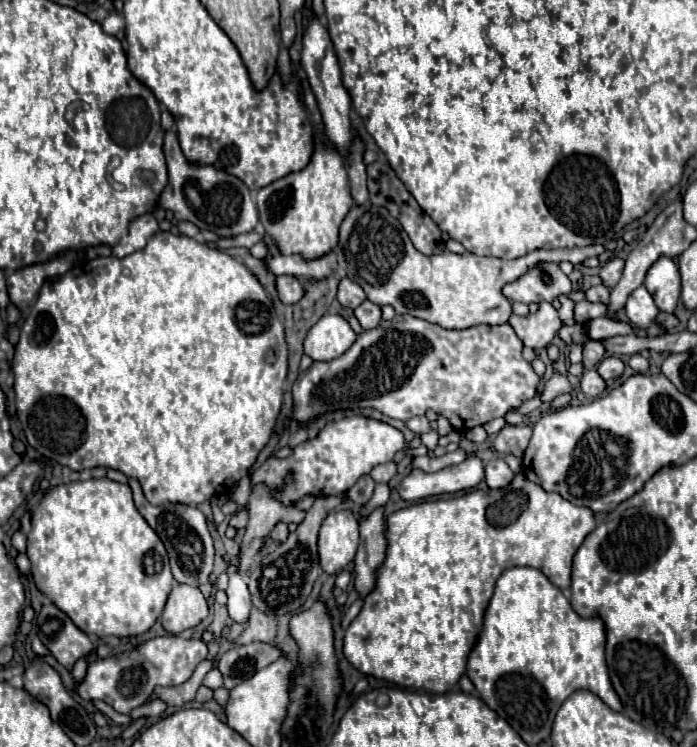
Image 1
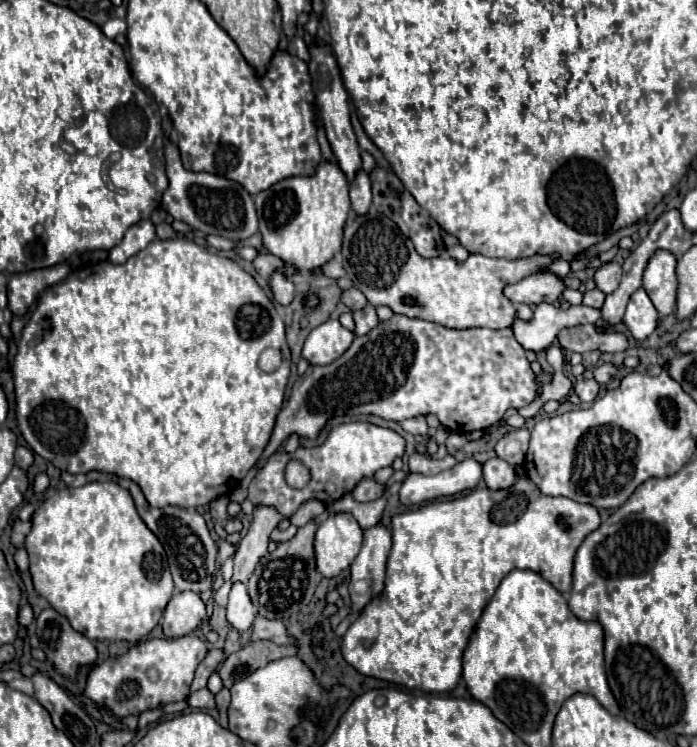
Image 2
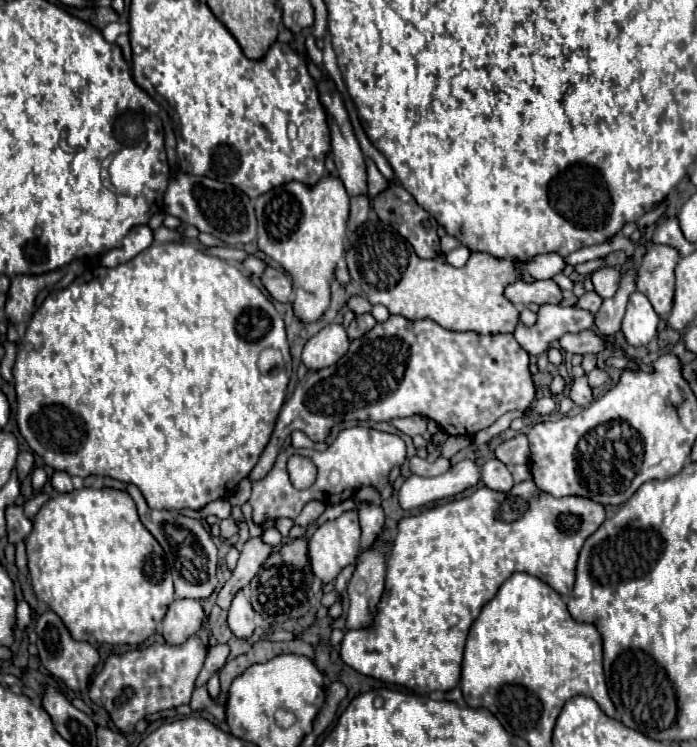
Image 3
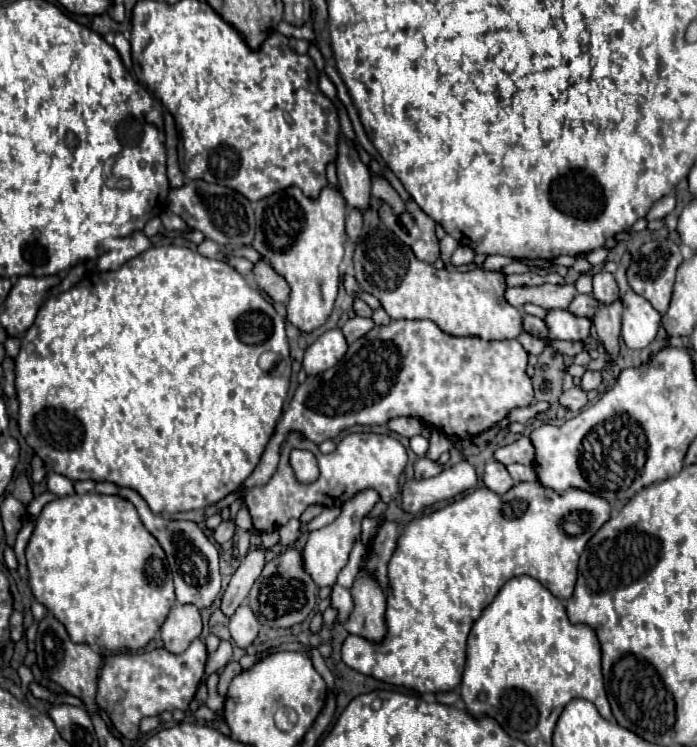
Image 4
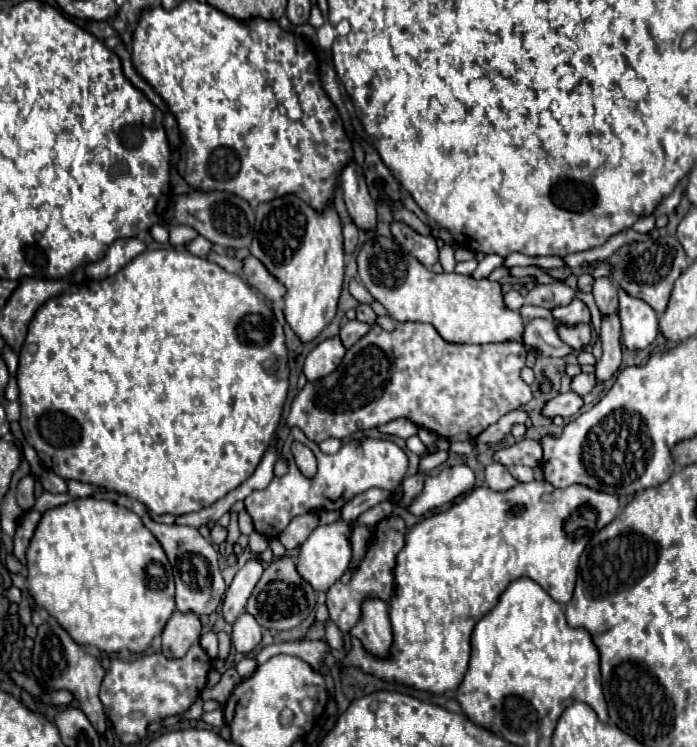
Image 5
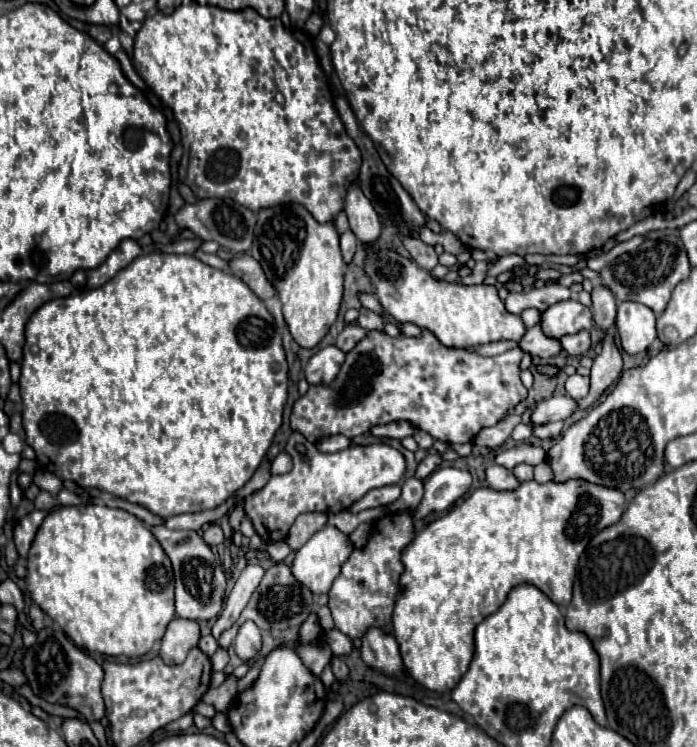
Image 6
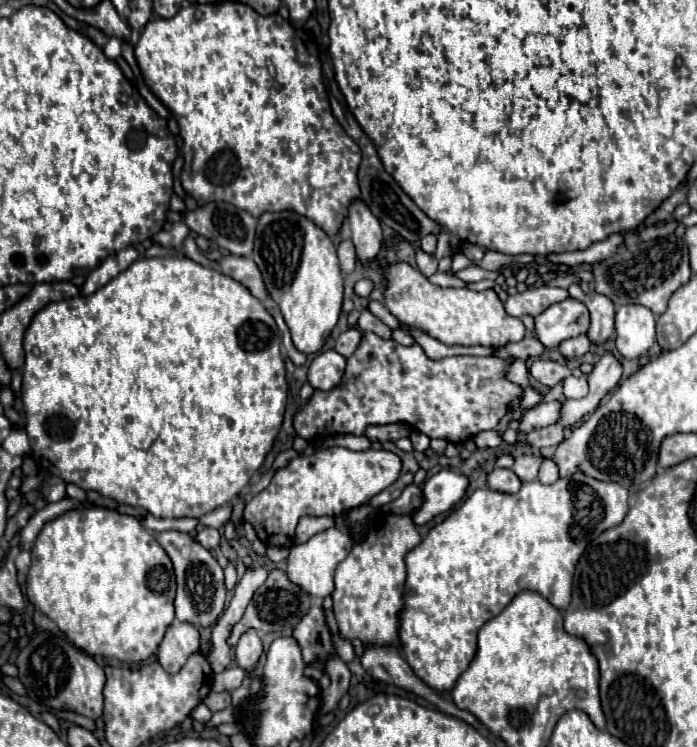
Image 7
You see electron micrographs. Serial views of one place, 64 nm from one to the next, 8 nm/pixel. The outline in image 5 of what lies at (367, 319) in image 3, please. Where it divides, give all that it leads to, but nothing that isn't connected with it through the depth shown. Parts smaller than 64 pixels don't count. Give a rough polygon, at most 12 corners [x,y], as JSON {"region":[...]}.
{"region":[[348,320],[340,328],[344,348],[356,344],[368,330],[364,322]]}

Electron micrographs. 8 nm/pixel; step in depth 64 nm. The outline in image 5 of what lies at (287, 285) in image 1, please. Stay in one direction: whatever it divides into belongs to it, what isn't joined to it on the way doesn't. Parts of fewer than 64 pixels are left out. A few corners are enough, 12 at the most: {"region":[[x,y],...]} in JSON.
{"region":[[242,260],[240,276],[268,300],[282,300],[282,284],[258,262]]}

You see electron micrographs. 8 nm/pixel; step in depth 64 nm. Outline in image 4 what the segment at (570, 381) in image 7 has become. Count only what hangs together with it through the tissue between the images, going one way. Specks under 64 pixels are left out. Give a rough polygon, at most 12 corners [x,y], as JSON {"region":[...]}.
{"region":[[586,370],[578,386],[584,392],[598,388],[602,382],[600,372]]}

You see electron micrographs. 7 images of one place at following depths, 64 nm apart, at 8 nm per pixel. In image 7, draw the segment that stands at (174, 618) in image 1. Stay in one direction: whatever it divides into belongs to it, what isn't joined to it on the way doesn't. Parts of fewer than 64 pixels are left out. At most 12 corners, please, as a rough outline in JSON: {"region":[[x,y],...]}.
{"region":[[174,622],[158,662],[176,674],[200,650],[200,634],[186,622]]}

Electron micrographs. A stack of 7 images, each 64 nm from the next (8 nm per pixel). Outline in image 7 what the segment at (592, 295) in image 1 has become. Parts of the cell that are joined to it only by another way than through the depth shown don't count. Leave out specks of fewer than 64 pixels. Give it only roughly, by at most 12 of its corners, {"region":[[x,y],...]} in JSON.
{"region":[[574,298],[534,318],[544,348],[586,334],[588,308]]}

